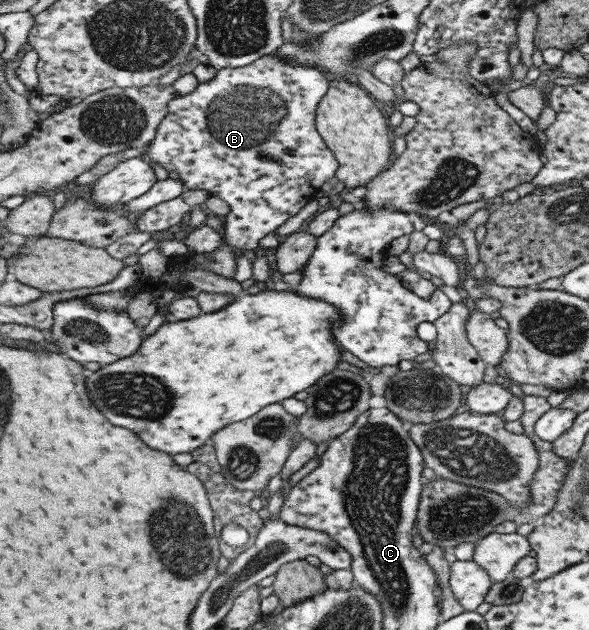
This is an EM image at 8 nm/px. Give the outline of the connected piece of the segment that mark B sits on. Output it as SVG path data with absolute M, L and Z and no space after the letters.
M276 53L260 58L257 62L250 64L250 66L220 69L209 82L200 83L190 94L186 94L186 96L178 95L174 100L170 101L169 113L162 119L156 138L141 157L148 164L158 164L168 172L171 170L176 171L188 189L202 189L224 200L231 210L222 226L224 242L236 248L239 252L249 255L250 250L256 250L260 246L262 238L266 238L270 232L274 232L276 228L286 224L306 204L310 204L312 200L316 199L320 195L322 184L326 184L330 178L337 176L338 169L341 168L341 164L333 154L333 150L317 129L318 105L321 104L321 101L328 94L328 90L330 90L330 79L331 77L328 73L321 71L318 67L292 66L286 60L280 60Z

